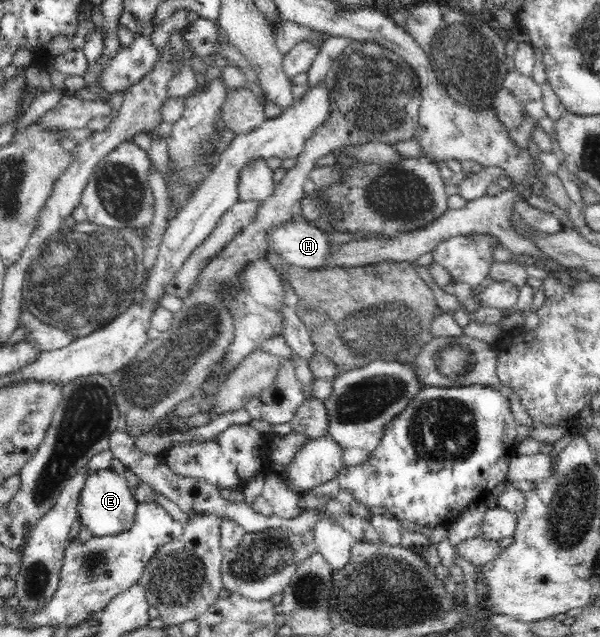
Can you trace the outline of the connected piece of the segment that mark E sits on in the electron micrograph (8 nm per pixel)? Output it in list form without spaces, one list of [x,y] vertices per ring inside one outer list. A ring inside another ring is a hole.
[[[101,469],[87,476],[77,507],[77,517],[81,526],[88,527],[93,536],[105,537],[128,530],[133,525],[137,507],[138,501],[131,493],[125,476],[112,469]]]

